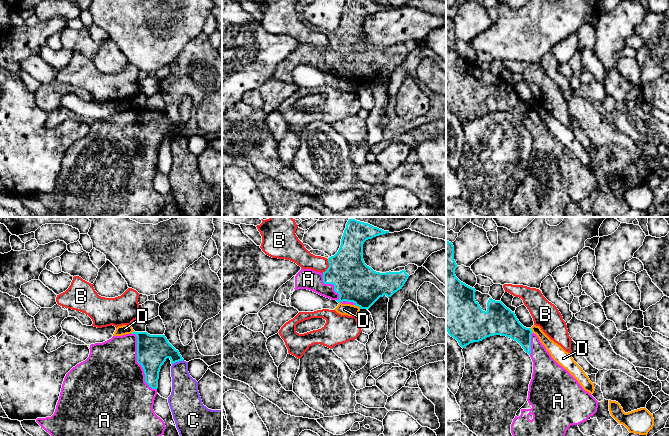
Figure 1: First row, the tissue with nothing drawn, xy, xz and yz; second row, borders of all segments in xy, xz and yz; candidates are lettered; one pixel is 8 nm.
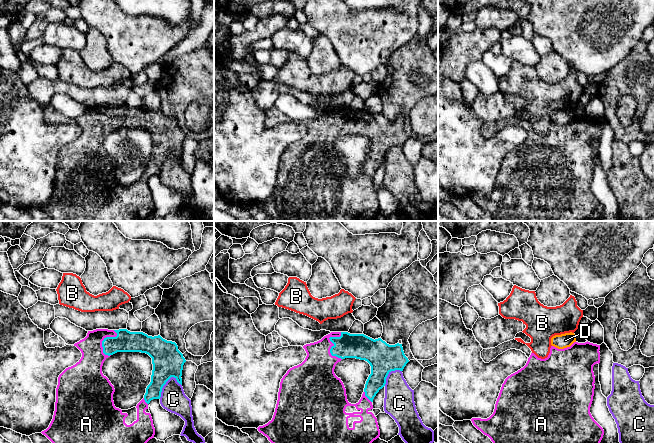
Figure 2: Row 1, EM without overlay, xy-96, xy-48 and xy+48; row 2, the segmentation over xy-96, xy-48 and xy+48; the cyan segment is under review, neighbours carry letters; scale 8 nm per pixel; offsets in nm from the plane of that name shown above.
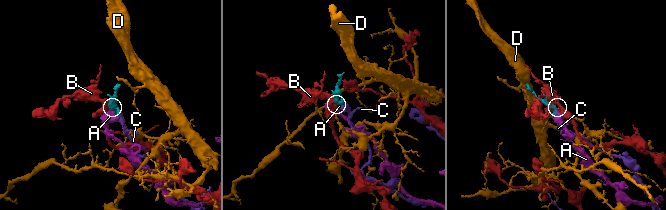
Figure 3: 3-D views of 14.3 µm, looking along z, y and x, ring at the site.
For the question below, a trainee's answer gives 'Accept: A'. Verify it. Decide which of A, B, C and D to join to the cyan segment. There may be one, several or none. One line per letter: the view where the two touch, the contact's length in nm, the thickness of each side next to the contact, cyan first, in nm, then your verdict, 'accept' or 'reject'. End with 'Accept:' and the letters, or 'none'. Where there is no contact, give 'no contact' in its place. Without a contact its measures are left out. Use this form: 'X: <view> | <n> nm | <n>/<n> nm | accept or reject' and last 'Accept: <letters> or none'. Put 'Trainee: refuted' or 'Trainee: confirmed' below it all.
A: xy | 500 nm | 260/500 nm | accept
B: xz | 120 nm | 320/150 nm | reject
C: xy | 100 nm | 260/200 nm | reject
D: xz | 60 nm | 320/100 nm | reject
Accept: A
Trainee: confirmed

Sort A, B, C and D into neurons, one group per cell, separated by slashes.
A / B / C / D

